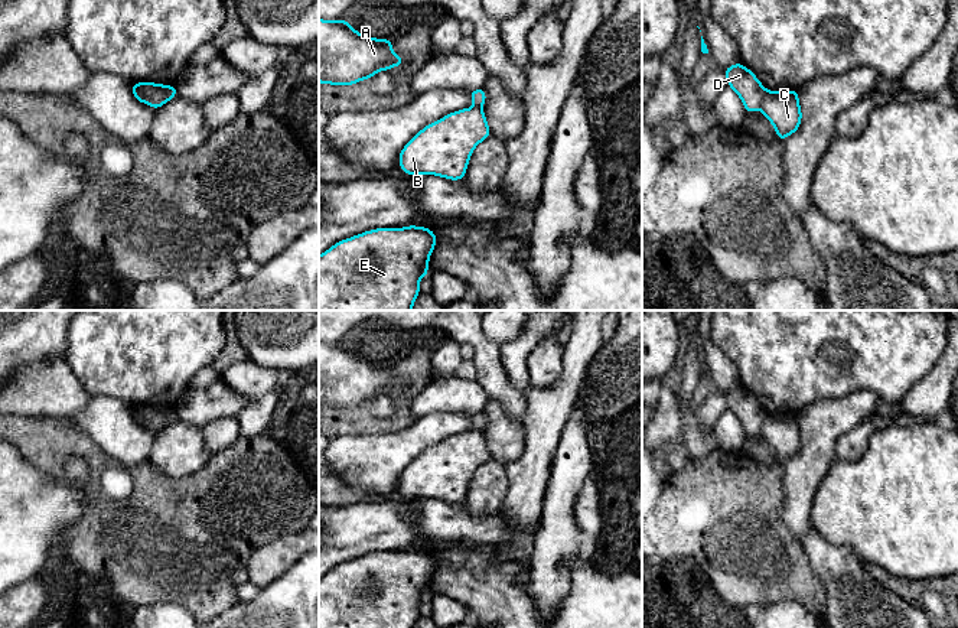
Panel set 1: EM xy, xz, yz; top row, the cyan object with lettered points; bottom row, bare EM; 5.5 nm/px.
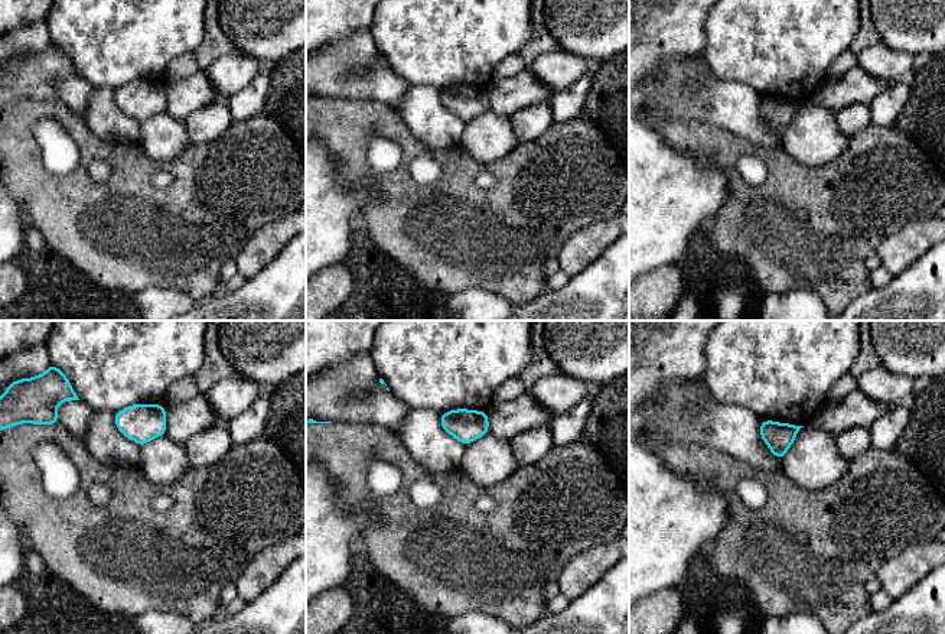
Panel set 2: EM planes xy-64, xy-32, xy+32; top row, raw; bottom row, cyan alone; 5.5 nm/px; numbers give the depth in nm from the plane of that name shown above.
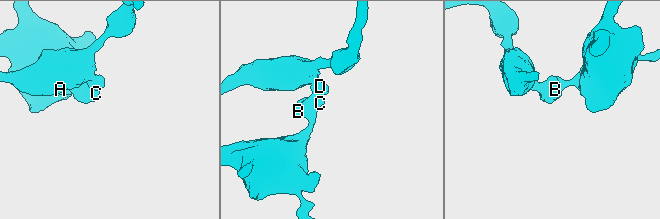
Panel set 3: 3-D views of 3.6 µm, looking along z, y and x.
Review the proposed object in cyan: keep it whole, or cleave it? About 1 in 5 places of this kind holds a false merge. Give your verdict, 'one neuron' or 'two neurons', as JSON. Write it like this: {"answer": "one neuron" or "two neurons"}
{"answer": "two neurons"}

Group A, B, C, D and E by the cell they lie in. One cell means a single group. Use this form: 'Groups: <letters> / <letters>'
Groups: A D / B C E

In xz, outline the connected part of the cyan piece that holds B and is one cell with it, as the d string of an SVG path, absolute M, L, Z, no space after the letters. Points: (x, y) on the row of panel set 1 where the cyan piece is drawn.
M482 107L453 111L421 128L400 152L405 175L465 179L475 147L491 134Z

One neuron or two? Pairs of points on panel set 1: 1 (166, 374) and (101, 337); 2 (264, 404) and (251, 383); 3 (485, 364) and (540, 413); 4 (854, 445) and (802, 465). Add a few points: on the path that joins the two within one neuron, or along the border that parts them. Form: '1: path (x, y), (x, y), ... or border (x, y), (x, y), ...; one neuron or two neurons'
1: path (150, 358), (134, 342), (117, 342); one neuron
2: border (277, 387), (250, 402); two neurons
3: border (525, 391), (525, 415), (521, 423); two neurons
4: border (856, 425), (838, 436), (834, 456); two neurons

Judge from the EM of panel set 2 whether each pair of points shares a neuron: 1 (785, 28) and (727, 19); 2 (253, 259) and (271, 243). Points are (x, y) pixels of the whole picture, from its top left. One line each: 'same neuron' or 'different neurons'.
1: same neuron
2: same neuron

